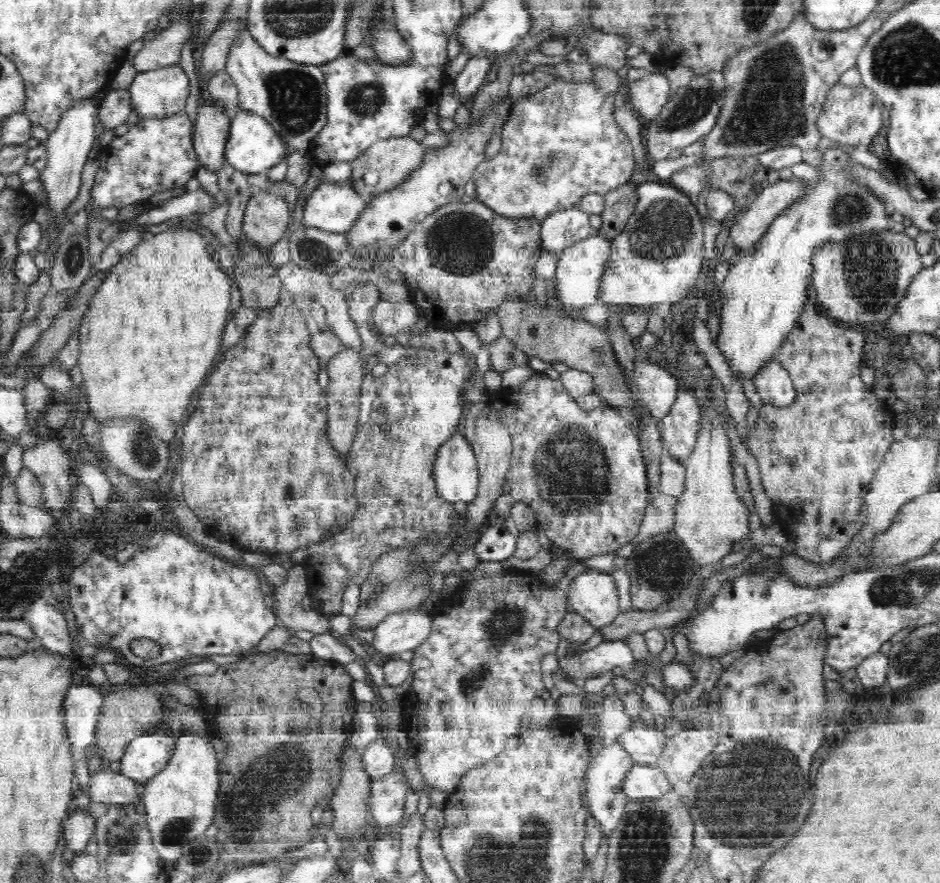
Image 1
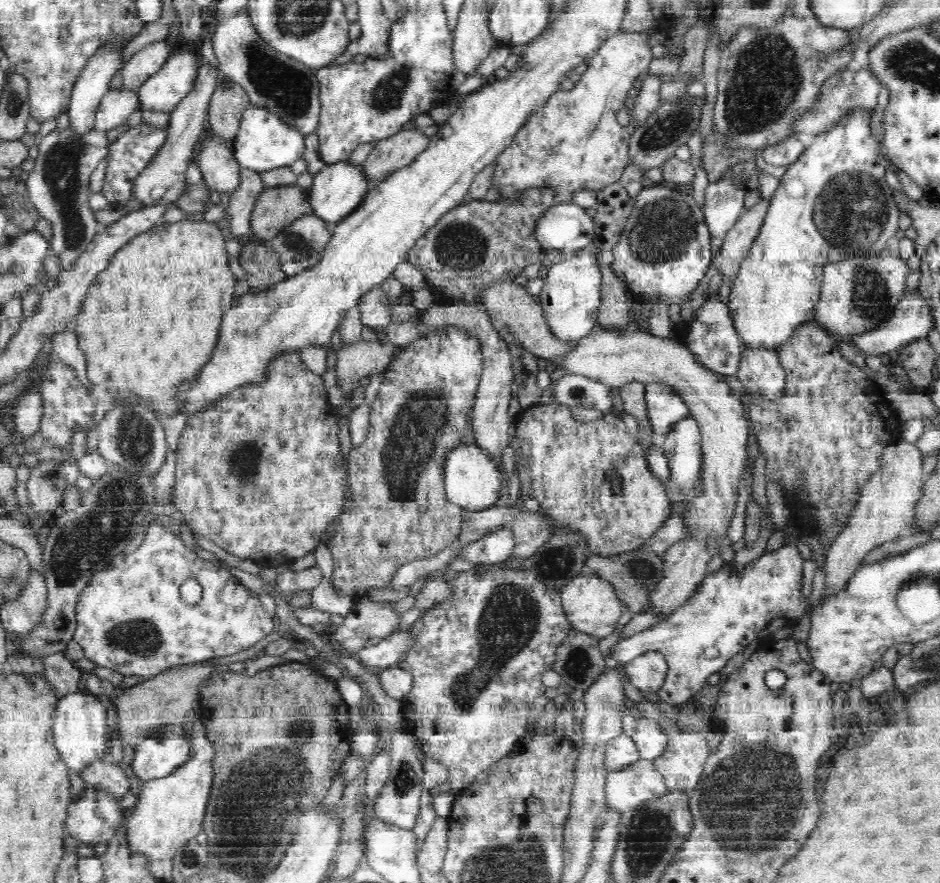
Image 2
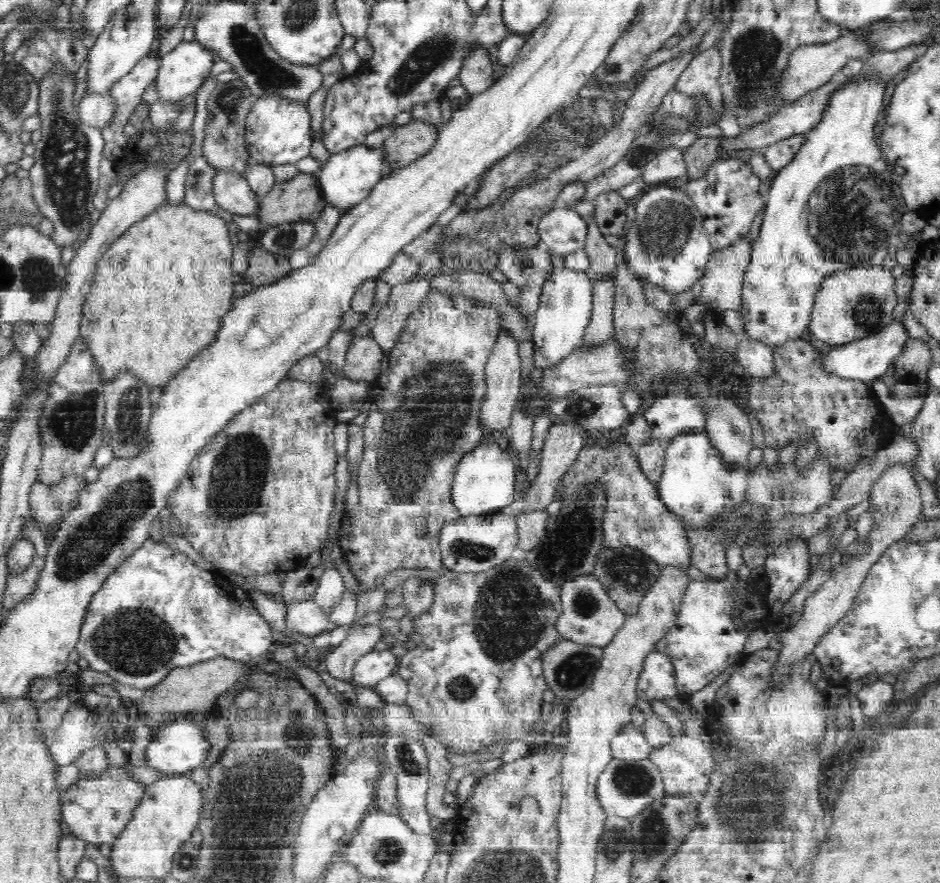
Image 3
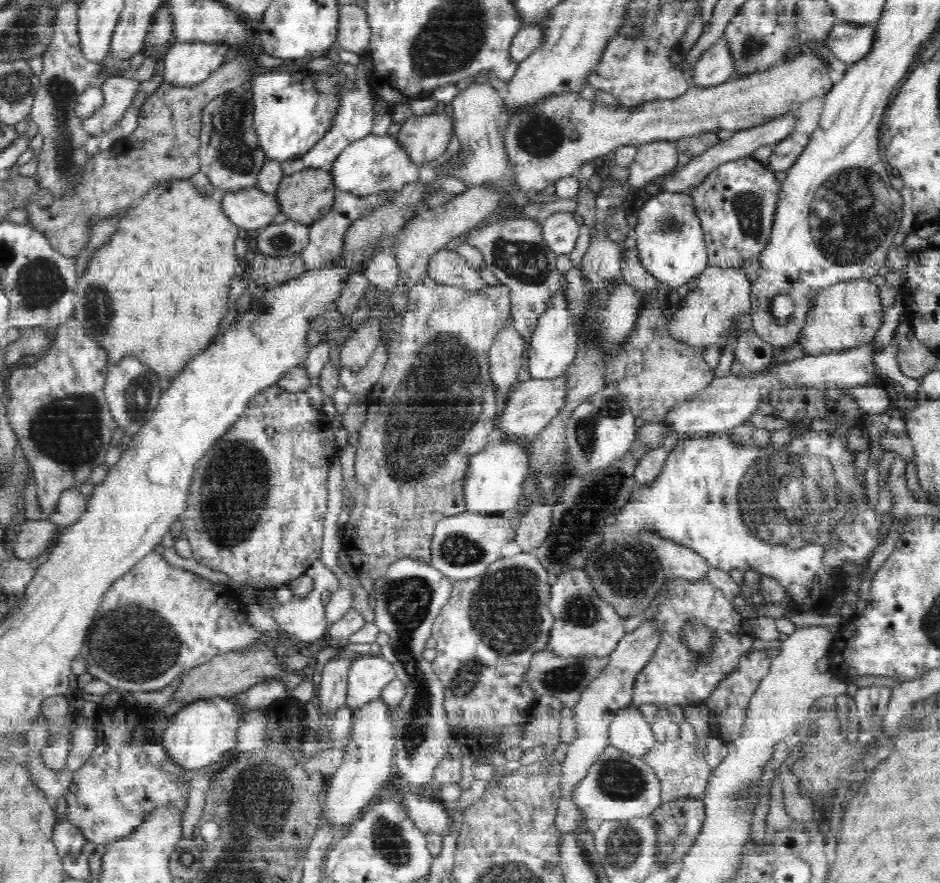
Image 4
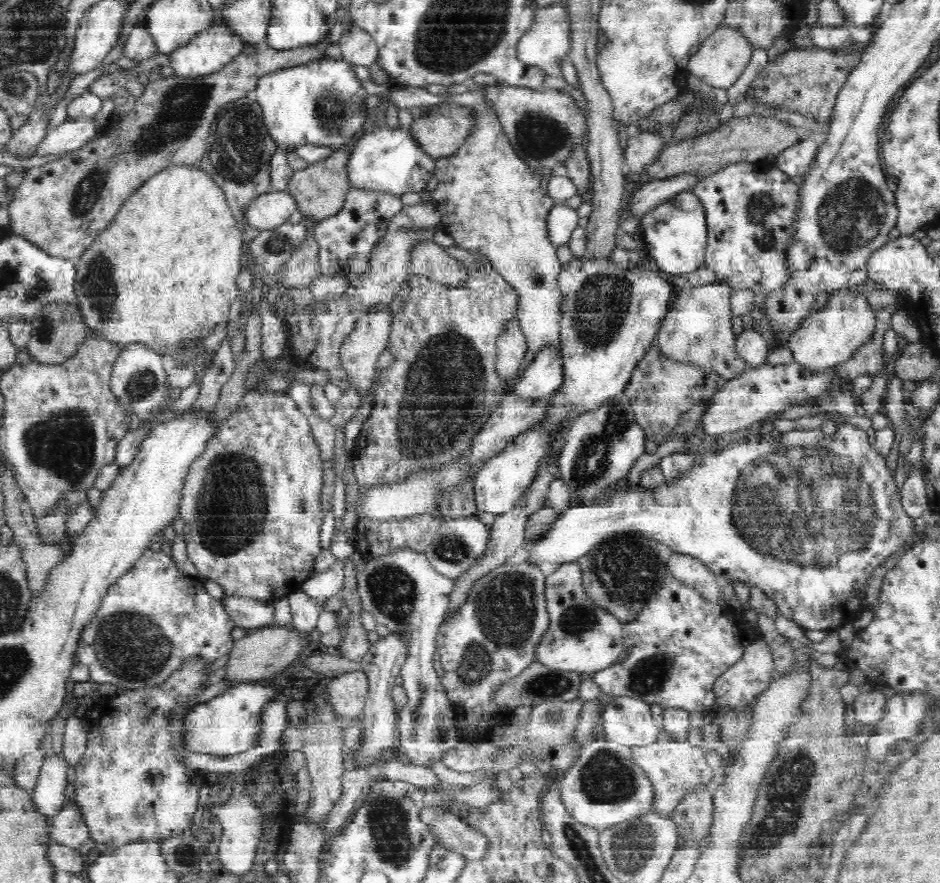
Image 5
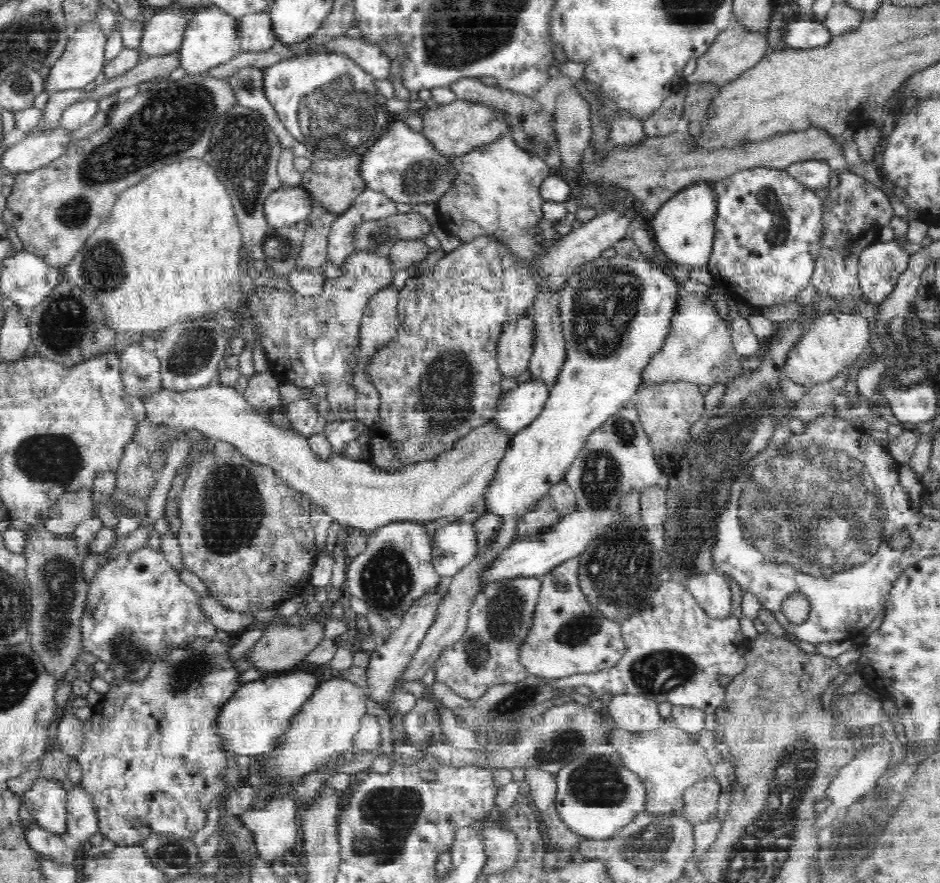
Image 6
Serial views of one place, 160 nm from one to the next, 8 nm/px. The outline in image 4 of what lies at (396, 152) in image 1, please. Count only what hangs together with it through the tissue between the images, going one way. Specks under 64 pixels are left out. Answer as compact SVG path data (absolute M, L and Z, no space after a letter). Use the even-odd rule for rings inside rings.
M440 111L433 115L408 117L395 138L401 150L408 152L408 157L412 159L412 163L423 168L424 163L437 159L438 156L444 154L454 134L455 119L448 117L443 111Z

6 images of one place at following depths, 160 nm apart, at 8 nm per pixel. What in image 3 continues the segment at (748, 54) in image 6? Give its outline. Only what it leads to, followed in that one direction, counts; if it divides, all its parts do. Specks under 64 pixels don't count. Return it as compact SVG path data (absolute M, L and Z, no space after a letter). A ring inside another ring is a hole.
M710 47L694 56L680 74L674 89L685 95L705 95L719 84L722 55L718 47Z

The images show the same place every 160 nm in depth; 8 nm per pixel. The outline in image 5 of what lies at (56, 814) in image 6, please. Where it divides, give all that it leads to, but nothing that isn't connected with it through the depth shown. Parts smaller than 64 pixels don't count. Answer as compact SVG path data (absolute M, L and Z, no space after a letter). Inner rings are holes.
M62 754L45 756L38 782L32 796L40 814L51 819L64 807L66 802L66 771L68 763Z

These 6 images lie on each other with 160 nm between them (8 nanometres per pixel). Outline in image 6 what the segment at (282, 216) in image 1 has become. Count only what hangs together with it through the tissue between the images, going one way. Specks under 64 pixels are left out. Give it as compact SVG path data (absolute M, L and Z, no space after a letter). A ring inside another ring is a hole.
M352 154L346 157L325 157L314 162L301 177L301 188L307 192L317 206L332 213L343 213L354 204L360 192L366 187L360 176L361 156Z

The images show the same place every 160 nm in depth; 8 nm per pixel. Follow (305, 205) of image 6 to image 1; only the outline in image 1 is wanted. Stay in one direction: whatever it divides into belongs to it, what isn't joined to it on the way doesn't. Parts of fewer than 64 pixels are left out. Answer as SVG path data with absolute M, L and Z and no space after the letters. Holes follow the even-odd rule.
M215 100L198 108L193 147L199 166L205 166L214 173L224 168L225 141L228 140L230 126L231 120L225 108L219 106Z

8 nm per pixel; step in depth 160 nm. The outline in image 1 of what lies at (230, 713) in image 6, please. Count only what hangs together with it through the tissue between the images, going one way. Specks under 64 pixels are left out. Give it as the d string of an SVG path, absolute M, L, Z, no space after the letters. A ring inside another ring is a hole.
M148 732L134 737L120 758L120 774L145 784L168 764L176 738L166 732Z

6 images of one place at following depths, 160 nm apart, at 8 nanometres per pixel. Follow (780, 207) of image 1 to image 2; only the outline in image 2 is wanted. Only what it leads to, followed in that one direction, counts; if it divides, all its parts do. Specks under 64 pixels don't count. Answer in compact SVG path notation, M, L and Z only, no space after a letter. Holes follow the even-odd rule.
M771 197L769 201L761 199L759 203L740 214L738 222L726 233L719 252L714 254L711 270L718 270L722 274L723 282L728 280L730 286L736 278L740 264L748 256L753 241L760 234L770 201Z

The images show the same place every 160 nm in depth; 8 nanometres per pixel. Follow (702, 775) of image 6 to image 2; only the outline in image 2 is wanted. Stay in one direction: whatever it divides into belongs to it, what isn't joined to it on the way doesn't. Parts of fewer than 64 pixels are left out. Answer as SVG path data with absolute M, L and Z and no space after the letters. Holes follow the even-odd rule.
M678 731L668 738L668 746L662 756L653 763L662 773L668 791L691 793L710 756L708 741L699 733Z

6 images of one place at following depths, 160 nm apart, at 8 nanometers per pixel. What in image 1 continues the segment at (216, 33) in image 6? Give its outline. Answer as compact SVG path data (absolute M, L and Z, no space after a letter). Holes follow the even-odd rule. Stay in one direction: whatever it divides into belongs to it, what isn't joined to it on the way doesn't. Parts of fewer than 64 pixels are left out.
M168 65L154 70L138 73L128 88L129 98L132 99L132 110L140 118L166 119L184 111L190 86L188 76L179 65Z

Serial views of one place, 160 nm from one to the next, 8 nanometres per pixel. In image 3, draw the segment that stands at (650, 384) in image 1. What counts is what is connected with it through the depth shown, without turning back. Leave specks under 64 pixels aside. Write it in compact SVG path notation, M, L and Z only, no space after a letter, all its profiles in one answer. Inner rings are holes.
M670 384L668 391L656 396L656 402L643 412L644 418L650 425L650 435L653 439L669 441L681 433L700 432L705 430L704 410L693 396L688 396L684 385Z

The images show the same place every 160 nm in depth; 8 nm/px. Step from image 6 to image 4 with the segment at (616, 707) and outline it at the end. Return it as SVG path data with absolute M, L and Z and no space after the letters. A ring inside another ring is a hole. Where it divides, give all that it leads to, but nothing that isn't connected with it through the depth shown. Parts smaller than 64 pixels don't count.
M630 706L620 710L611 722L609 744L642 758L657 743L652 725L638 707Z

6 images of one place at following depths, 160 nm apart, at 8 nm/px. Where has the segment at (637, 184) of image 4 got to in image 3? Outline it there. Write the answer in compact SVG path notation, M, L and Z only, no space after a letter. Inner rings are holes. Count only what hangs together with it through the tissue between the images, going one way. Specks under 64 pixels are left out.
M674 146L660 149L654 160L642 167L640 177L645 184L657 184L684 174L687 174L687 166L683 159L683 151Z

